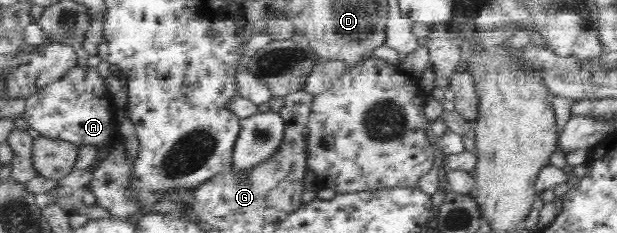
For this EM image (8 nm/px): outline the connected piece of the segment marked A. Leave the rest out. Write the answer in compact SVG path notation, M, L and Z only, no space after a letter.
M82 62L72 66L64 77L45 84L34 96L26 99L25 117L30 127L54 140L71 142L76 148L94 148L96 158L86 172L95 172L102 164L102 150L108 150L119 139L117 110L112 90L104 83L96 68Z

